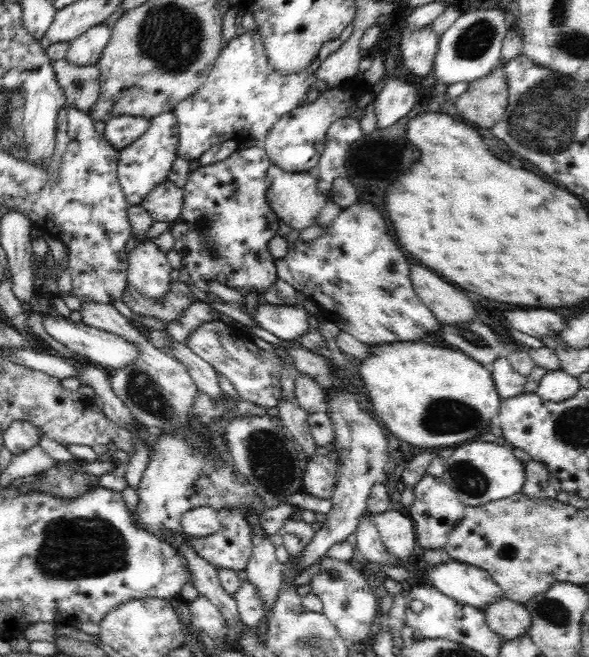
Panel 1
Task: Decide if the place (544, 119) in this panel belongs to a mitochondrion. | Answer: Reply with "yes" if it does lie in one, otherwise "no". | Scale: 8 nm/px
yes

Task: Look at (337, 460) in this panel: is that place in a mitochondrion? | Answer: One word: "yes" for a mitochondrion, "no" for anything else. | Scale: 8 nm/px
no

